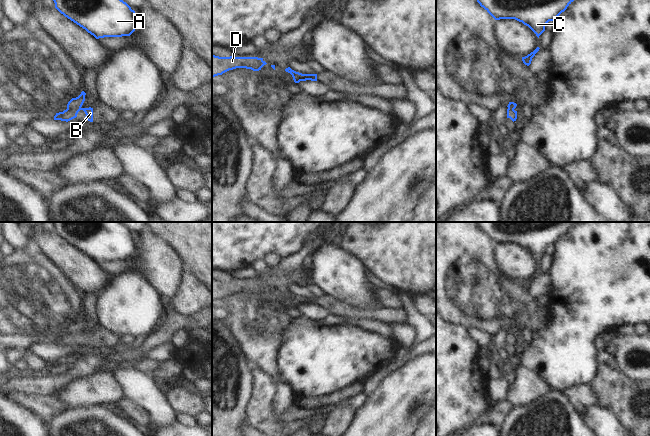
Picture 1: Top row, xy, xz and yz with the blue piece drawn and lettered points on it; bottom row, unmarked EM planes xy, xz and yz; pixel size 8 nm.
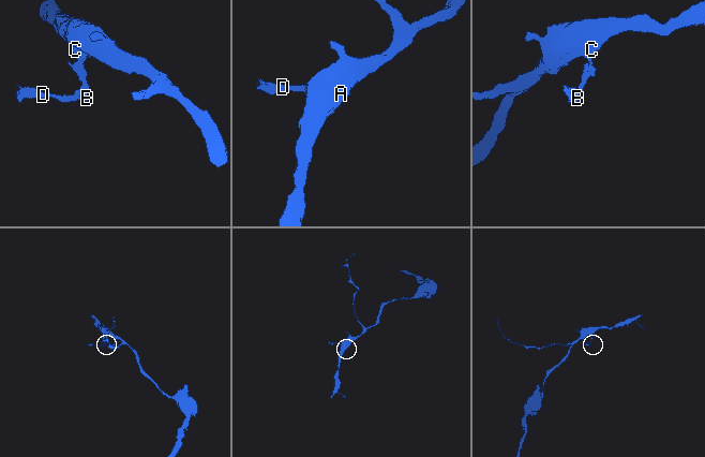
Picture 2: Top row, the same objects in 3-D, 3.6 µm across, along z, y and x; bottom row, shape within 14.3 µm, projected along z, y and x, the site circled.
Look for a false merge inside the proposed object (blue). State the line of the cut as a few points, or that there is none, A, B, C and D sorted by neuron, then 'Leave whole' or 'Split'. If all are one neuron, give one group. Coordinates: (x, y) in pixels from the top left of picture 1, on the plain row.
Split along xz (291, 298), (304, 299), (308, 303). Groups: A C / B D. Split

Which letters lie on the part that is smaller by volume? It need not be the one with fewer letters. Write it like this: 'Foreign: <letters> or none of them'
Foreign: B, D

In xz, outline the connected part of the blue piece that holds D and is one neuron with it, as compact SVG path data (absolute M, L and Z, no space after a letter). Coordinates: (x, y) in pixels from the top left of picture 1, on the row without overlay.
M212 279L212 301L236 292L246 292L259 295L267 287L263 282L258 281L219 281Z

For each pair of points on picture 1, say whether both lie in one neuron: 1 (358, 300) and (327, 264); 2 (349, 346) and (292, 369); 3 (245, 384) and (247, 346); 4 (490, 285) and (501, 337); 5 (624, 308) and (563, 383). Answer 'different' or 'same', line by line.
1: same
2: same
3: different
4: different
5: same

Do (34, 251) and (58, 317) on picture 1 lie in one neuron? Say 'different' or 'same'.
same

